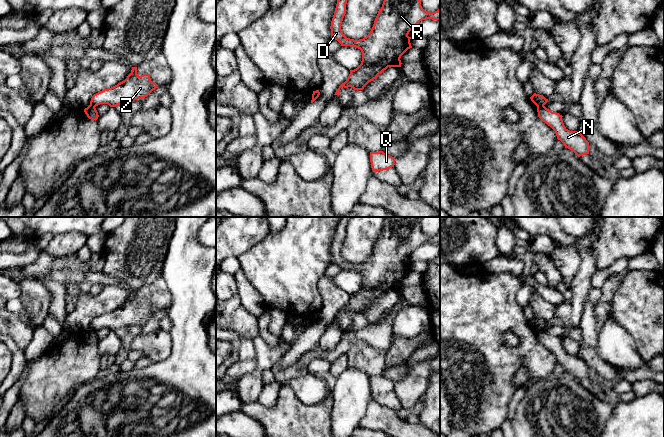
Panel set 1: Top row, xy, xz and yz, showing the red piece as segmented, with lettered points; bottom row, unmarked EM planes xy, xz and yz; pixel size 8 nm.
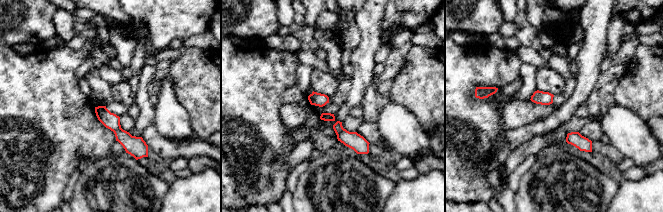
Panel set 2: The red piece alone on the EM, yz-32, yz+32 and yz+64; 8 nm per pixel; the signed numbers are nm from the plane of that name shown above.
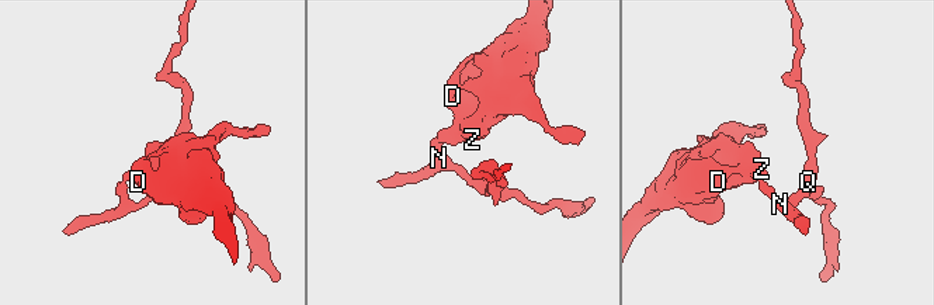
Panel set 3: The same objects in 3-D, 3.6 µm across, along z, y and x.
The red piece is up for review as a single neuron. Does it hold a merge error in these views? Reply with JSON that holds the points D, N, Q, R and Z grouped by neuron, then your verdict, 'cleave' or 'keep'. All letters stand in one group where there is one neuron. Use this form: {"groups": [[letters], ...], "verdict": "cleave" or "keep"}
{"groups": [["D", "R", "Z"], ["N", "Q"]], "verdict": "cleave"}

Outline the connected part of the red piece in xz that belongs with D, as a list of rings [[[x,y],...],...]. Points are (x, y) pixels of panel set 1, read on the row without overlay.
[[[341,217],[337,224],[330,250],[331,263],[337,264],[341,270],[360,273],[362,285],[356,293],[350,294],[347,304],[336,314],[334,319],[338,320],[341,311],[363,314],[388,291],[401,291],[401,280],[412,272],[409,256],[422,244],[440,244],[440,231],[432,237],[422,232],[422,217],[385,217],[369,258],[363,263],[350,263],[343,258],[341,248],[351,218]]]

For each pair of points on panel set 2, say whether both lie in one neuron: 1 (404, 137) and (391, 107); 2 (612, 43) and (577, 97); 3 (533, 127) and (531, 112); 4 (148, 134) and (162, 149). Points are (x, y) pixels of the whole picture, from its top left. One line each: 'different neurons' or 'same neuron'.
1: same neuron
2: different neurons
3: different neurons
4: same neuron

